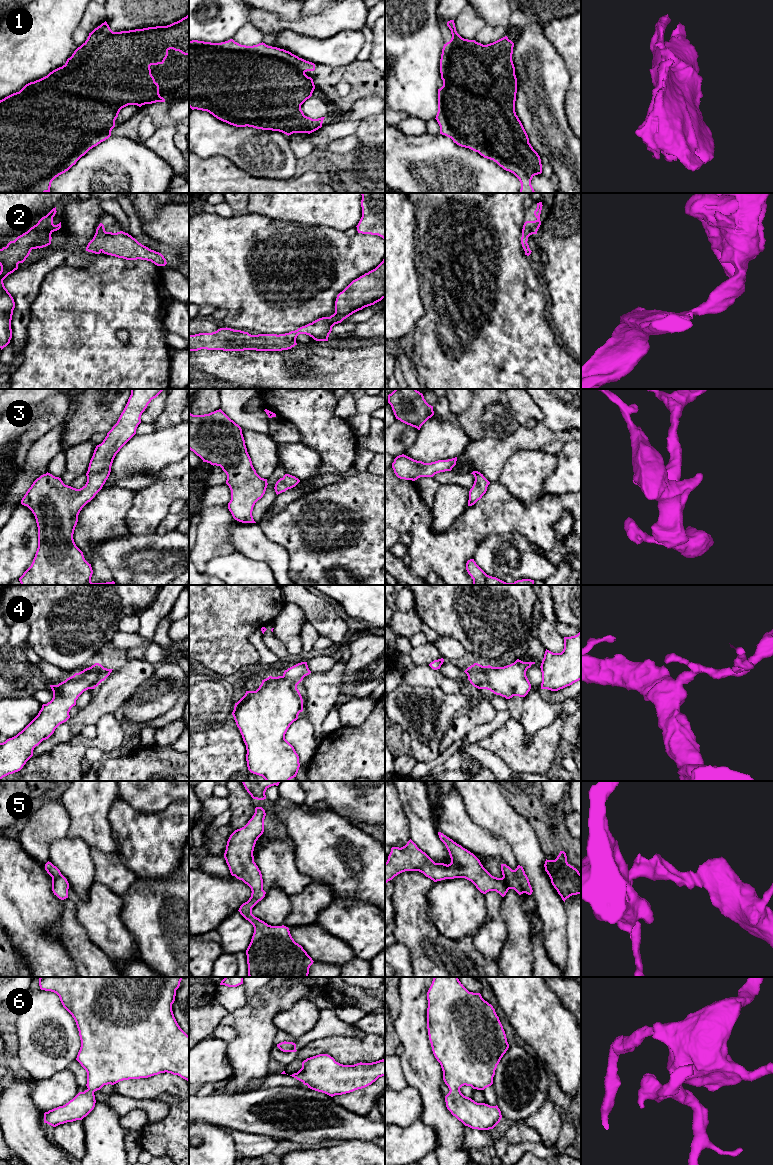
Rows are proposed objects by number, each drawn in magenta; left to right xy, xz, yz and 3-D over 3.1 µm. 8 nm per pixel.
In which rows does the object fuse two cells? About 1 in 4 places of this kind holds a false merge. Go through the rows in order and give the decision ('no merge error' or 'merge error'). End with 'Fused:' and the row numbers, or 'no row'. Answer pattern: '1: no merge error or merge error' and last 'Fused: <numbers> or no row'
1: no merge error
2: no merge error
3: no merge error
4: no merge error
5: no merge error
6: no merge error
Fused: no row

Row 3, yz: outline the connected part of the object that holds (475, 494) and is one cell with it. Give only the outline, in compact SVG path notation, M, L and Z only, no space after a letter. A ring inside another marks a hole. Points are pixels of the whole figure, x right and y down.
M473 471L475 481L472 488L469 491L468 506L474 505L482 496L486 493L487 487L490 482L478 471Z

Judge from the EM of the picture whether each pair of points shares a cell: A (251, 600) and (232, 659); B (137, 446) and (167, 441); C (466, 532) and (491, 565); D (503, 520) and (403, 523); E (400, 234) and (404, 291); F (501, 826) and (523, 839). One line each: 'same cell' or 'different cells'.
A: same cell
B: same cell
C: different cells
D: same cell
E: same cell
F: same cell

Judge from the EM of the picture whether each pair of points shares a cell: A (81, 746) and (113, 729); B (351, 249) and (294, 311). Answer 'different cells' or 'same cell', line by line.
A: same cell
B: same cell

